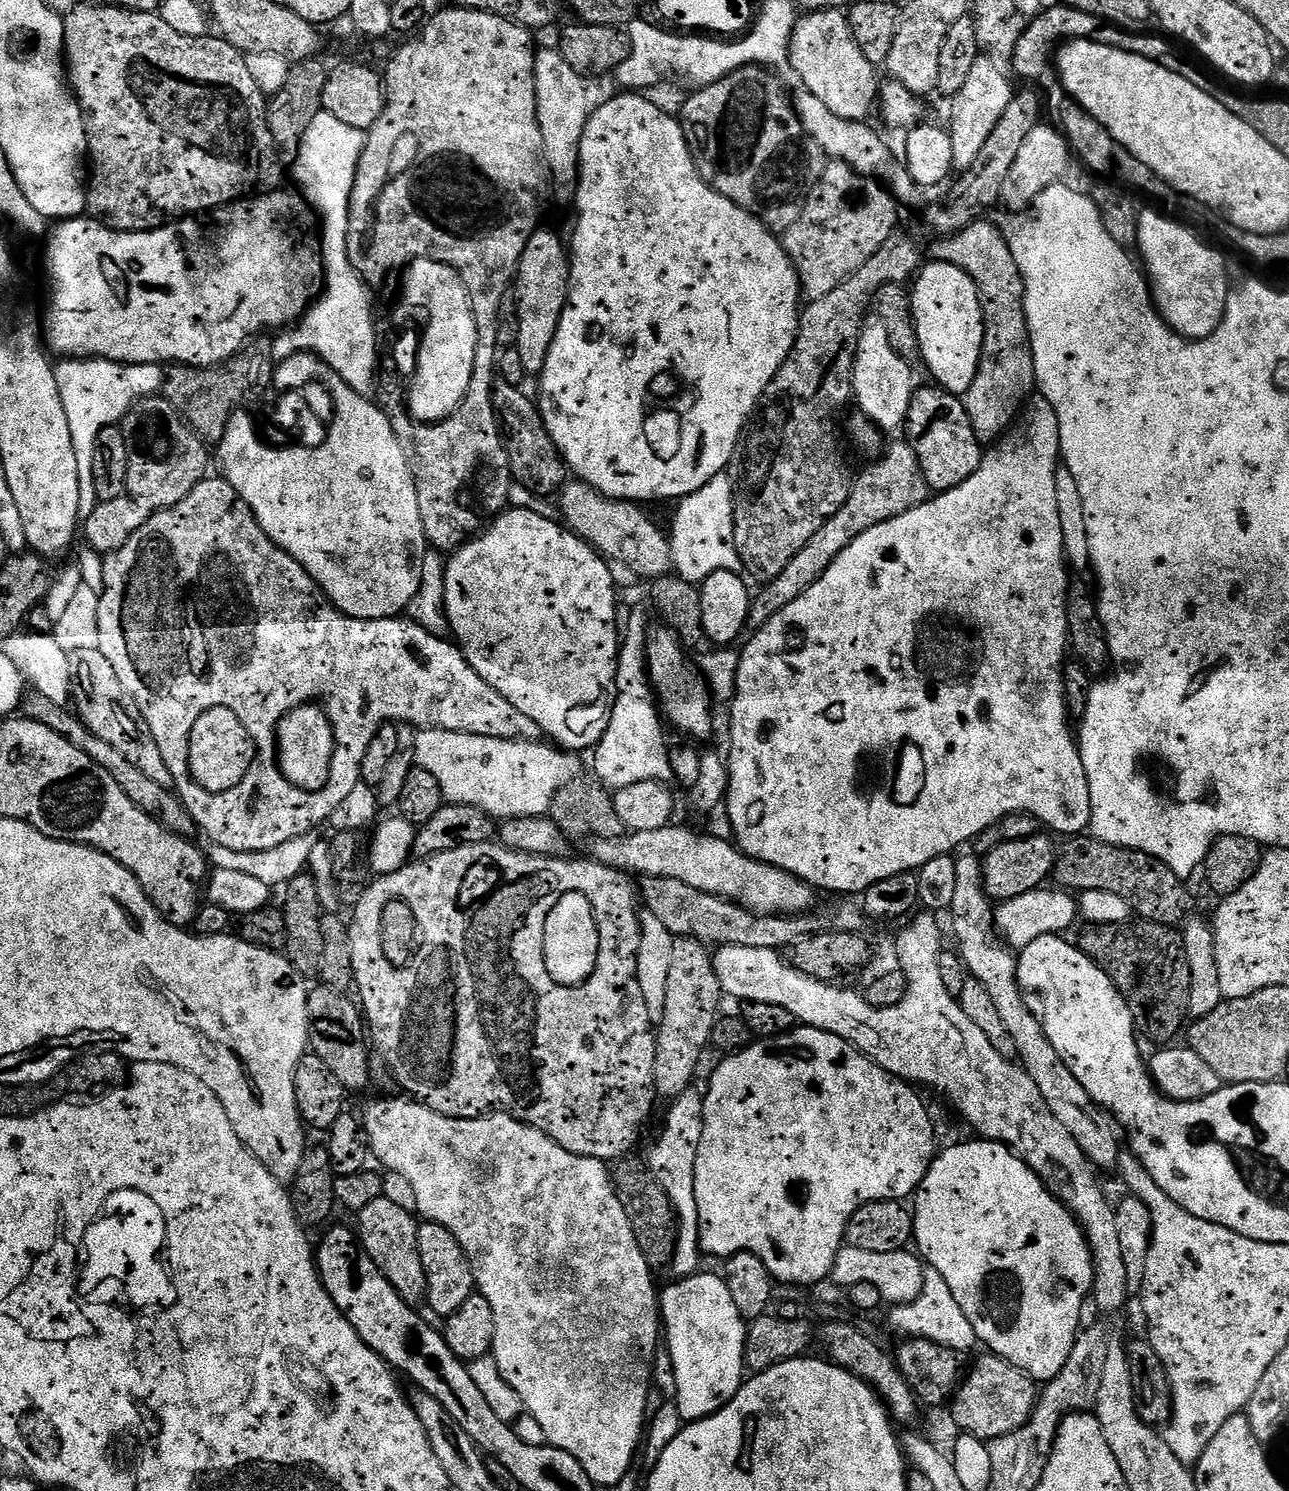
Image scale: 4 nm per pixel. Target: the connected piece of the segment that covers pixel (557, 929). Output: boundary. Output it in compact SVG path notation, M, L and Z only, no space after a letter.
M566 893L558 900L546 920L543 957L546 970L558 985L576 987L593 974L598 958L599 932L590 902L580 893Z

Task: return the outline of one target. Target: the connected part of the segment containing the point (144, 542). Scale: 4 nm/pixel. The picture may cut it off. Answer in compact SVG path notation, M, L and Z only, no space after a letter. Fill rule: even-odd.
M205 478L182 502L178 502L171 510L160 510L152 516L133 536L125 539L122 547L116 552L107 553L103 557L105 570L105 593L100 596L98 602L98 644L100 653L114 666L114 674L118 674L118 682L126 690L136 709L140 711L140 717L144 725L148 727L149 734L156 739L158 750L162 750L162 762L172 775L172 783L180 800L190 810L197 829L209 836L209 841L218 846L226 846L226 850L238 850L239 852L257 852L258 850L274 850L274 846L282 846L282 842L290 842L290 838L298 838L315 833L319 824L327 825L331 821L334 810L342 806L342 801L354 786L361 784L360 767L362 758L366 754L366 746L374 742L374 734L385 724L391 722L397 726L413 724L413 729L441 728L447 732L461 732L462 734L474 734L475 736L489 736L490 738L502 738L503 740L530 740L533 742L541 739L542 733L537 724L530 722L526 714L520 710L514 710L494 686L490 686L472 669L470 662L464 657L463 652L451 639L430 634L422 626L418 626L411 618L391 616L381 620L359 620L348 616L345 612L339 612L334 605L329 604L327 596L320 591L314 578L295 560L286 550L282 550L271 538L258 526L254 514L246 506L246 502L230 486L230 482L223 478ZM319 702L325 715L332 724L335 748L332 754L332 765L329 766L329 780L317 792L304 792L284 780L280 775L280 767L277 764L277 728L280 720L288 712L304 705ZM211 707L226 707L237 714L242 725L249 731L250 738L256 747L256 757L249 768L249 772L236 786L225 793L210 793L198 786L192 780L190 770L190 734L193 722L199 715Z

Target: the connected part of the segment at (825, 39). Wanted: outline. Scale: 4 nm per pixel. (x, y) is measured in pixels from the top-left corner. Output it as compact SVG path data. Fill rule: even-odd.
M821 10L801 15L788 43L788 64L796 71L803 87L819 98L838 118L861 122L873 115L878 104L877 69L850 34L847 15L840 10Z

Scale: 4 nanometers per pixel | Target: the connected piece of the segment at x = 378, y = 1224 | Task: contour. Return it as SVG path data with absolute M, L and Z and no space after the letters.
M384 1195L374 1198L370 1206L359 1212L358 1239L366 1254L378 1266L378 1270L394 1286L394 1290L407 1304L420 1306L425 1303L428 1287L426 1270L422 1270L422 1258L418 1254L418 1230L420 1224L413 1213L402 1210L402 1206L390 1202Z

